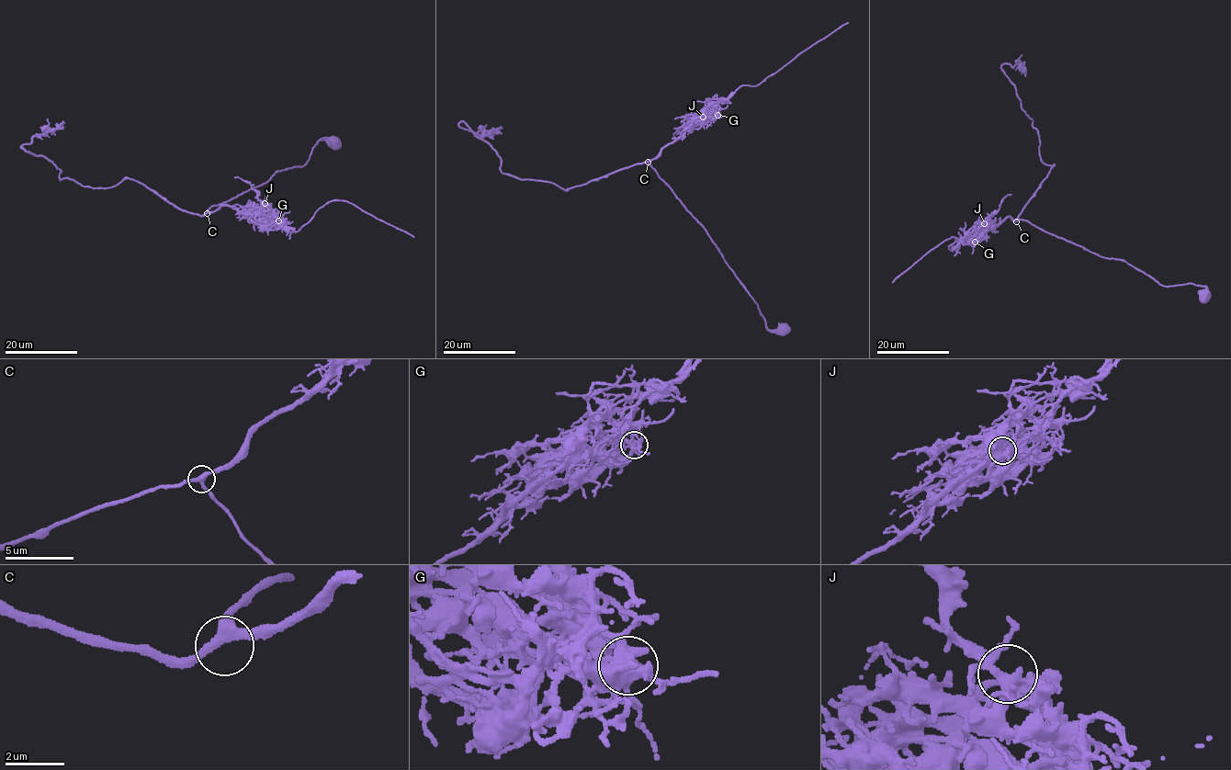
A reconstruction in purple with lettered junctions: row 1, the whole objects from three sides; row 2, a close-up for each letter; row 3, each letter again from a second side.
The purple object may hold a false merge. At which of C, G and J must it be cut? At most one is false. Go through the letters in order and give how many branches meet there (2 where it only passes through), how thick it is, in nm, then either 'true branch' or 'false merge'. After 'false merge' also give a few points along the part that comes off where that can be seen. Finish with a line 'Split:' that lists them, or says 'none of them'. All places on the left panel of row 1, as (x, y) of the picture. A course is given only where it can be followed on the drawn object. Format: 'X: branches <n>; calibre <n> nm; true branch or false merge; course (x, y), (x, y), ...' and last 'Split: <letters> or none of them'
C: branches 3; calibre 320 nm; true branch
G: branches 2; calibre 240 nm; false merge; course (278, 220), (295, 232), (321, 208), (339, 199), (355, 204), (413, 237)
J: branches 5; calibre 320 nm; true branch
Split: G

